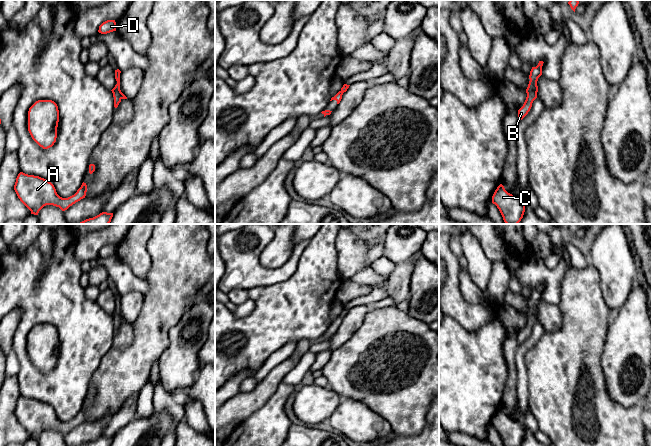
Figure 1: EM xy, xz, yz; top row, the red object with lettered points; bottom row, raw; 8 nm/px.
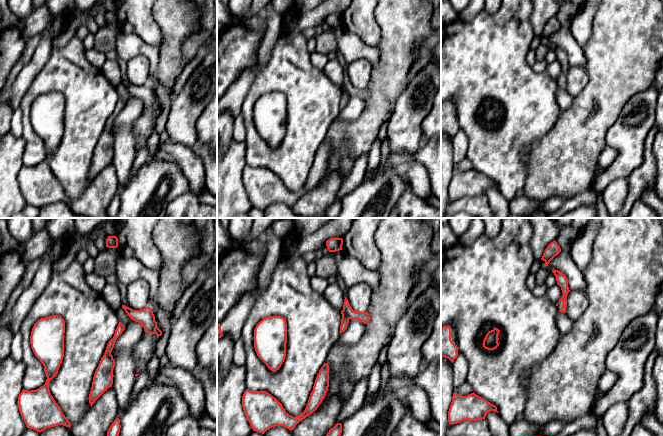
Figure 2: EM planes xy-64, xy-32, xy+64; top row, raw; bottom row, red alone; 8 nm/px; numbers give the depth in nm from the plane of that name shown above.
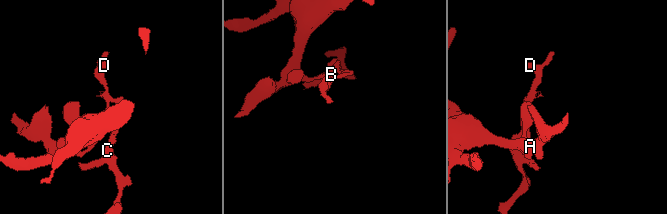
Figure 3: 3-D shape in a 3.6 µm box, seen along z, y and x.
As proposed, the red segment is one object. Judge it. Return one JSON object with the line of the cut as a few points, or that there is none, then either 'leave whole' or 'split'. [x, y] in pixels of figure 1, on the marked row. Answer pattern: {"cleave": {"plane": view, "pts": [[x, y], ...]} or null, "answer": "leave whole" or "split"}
{"cleave": {"plane": "xy", "pts": [[116, 84], [122, 98]]}, "answer": "split"}

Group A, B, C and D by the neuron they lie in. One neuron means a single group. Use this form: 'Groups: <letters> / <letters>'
Groups: A B D / C

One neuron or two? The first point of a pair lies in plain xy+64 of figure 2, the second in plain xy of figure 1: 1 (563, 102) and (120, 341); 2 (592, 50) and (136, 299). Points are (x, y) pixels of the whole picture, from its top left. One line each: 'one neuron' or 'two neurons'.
1: one neuron
2: two neurons

